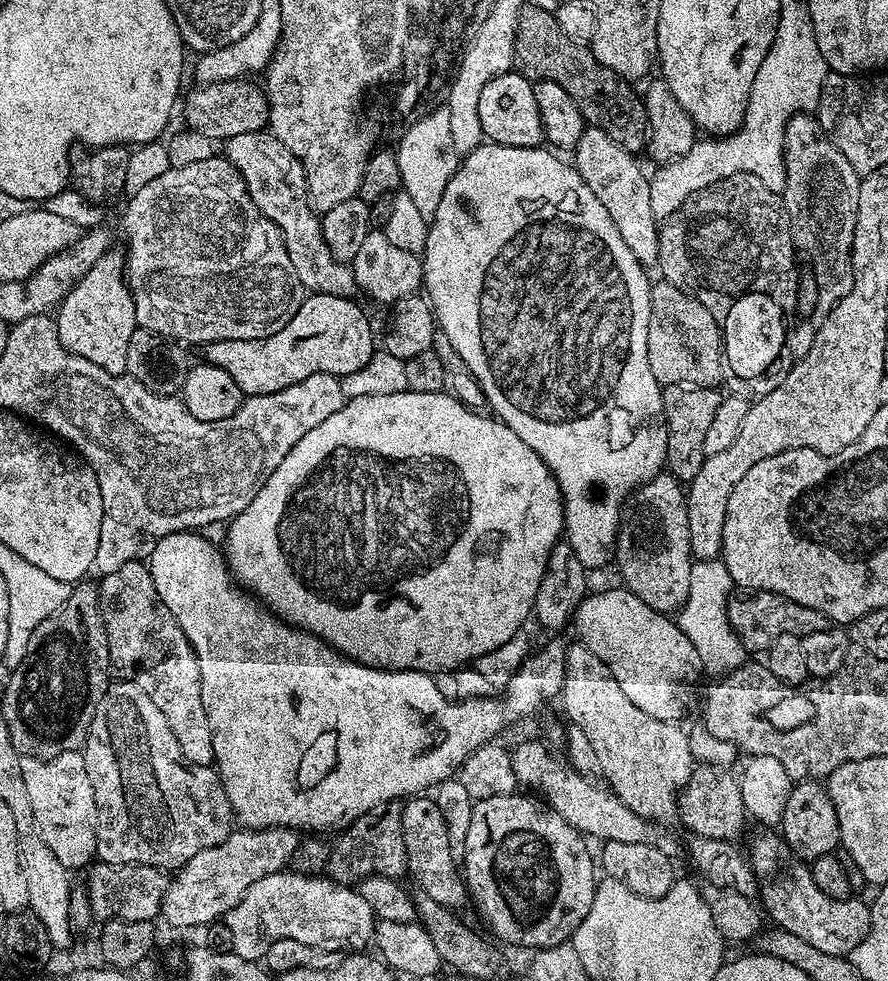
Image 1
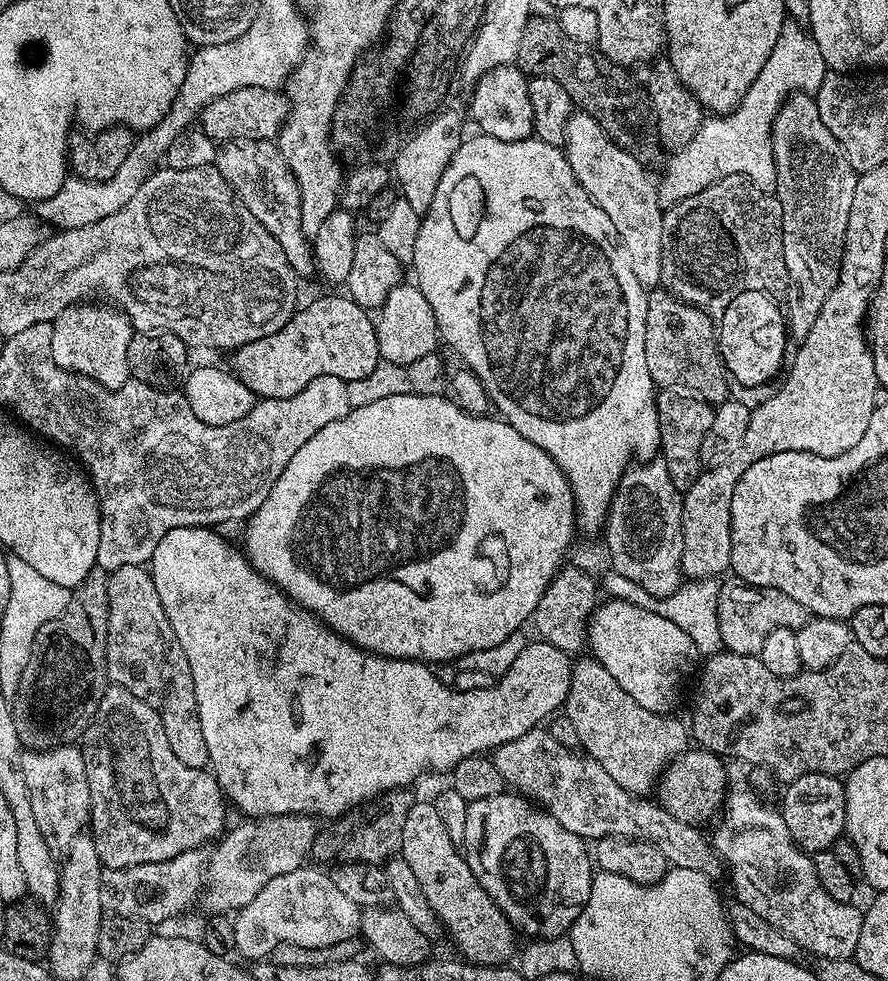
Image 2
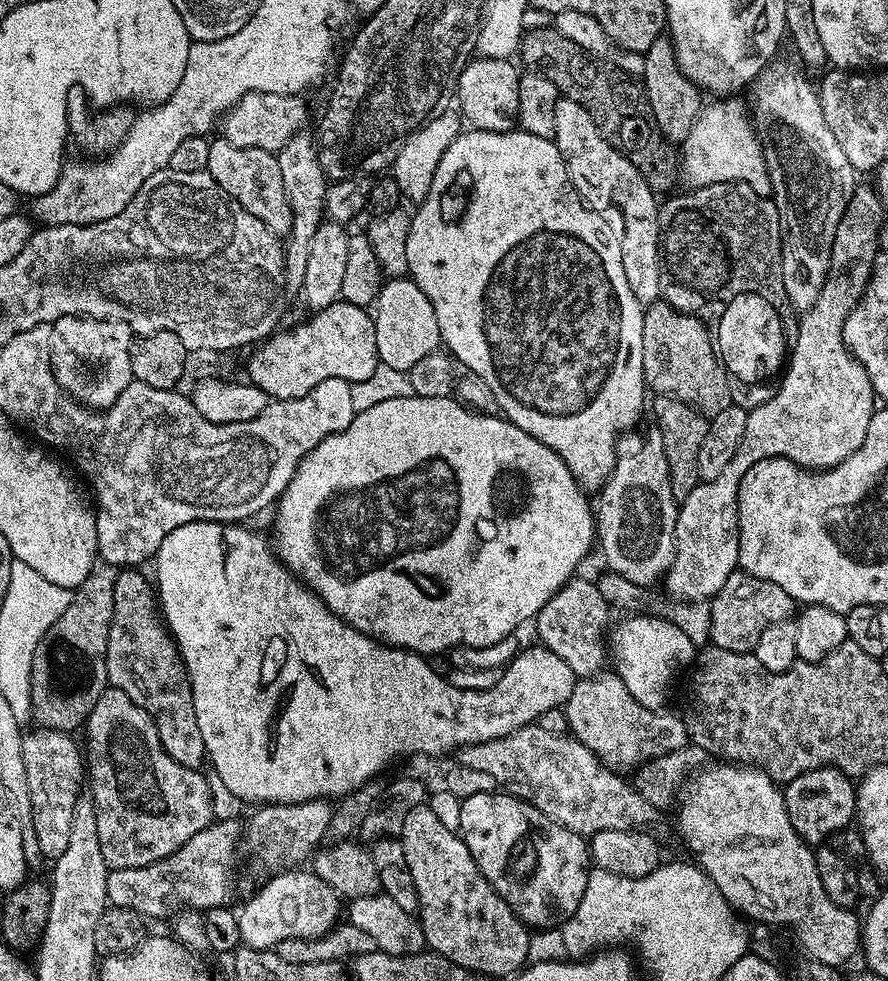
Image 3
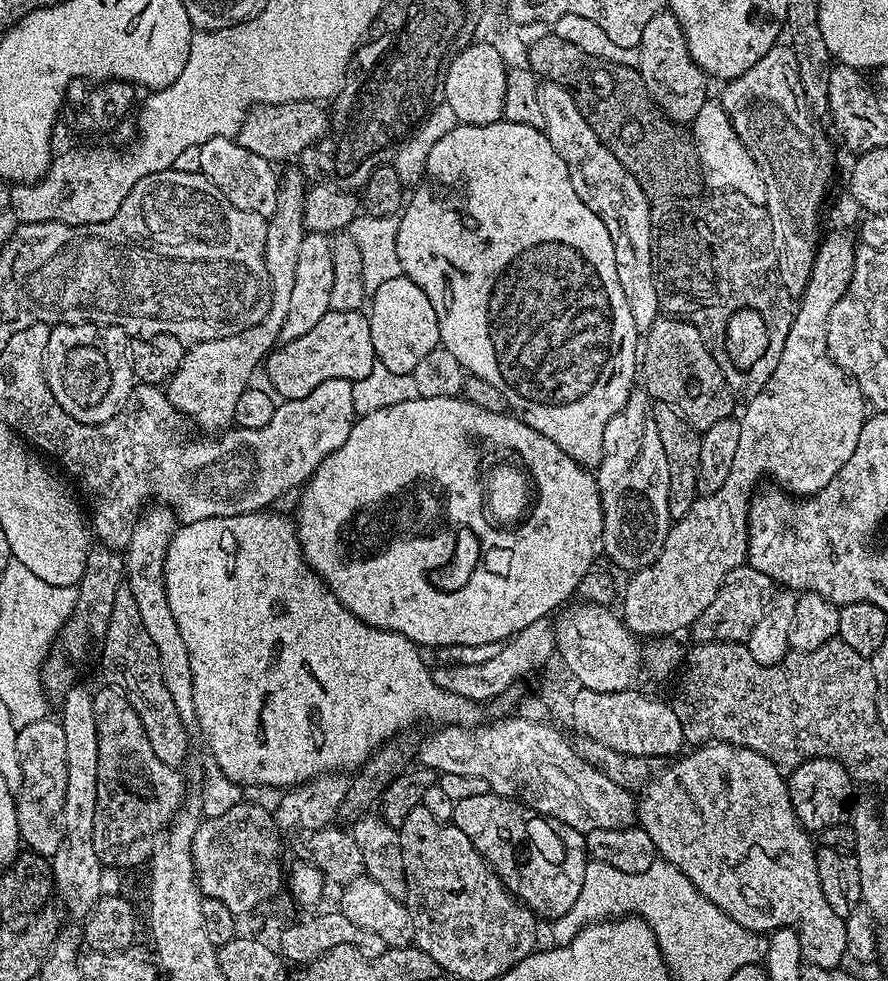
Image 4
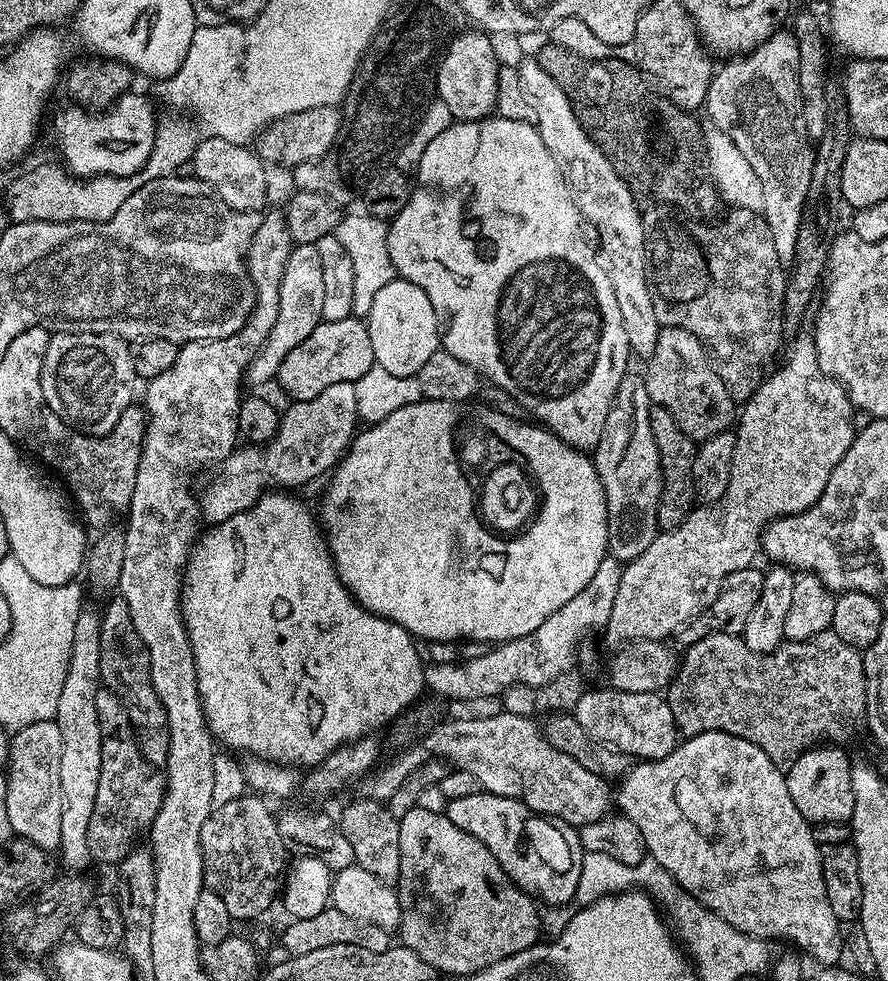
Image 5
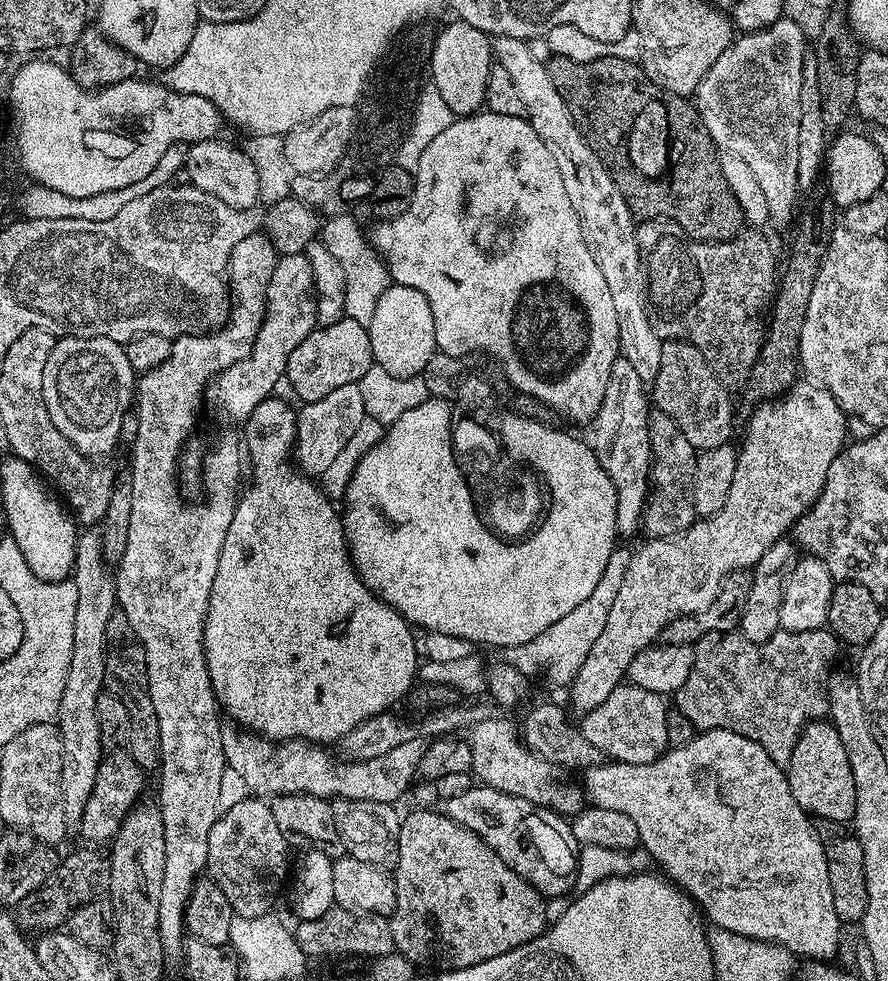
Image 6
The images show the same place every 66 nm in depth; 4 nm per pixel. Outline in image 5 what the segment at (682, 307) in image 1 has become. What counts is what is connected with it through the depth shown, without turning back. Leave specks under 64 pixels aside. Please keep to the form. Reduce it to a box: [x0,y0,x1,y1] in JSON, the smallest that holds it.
[643,326,738,441]

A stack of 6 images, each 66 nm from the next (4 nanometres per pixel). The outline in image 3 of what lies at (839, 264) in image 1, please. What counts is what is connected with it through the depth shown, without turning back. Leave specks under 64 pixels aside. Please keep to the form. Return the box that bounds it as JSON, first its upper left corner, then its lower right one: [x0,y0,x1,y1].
[750,63,858,314]

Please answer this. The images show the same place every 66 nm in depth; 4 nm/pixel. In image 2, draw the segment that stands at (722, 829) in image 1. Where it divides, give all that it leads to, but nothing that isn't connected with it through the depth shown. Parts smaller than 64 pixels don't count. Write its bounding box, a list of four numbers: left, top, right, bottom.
[654,746,730,826]

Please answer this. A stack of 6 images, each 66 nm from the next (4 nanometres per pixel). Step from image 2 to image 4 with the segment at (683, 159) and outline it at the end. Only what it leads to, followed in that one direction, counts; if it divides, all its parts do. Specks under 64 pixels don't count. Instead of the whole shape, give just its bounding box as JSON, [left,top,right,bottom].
[690,102,766,204]

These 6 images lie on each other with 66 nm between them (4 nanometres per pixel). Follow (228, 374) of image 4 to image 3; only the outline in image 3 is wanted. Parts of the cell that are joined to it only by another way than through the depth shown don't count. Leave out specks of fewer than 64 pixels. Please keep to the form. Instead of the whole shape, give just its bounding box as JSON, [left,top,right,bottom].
[276,134,330,293]

